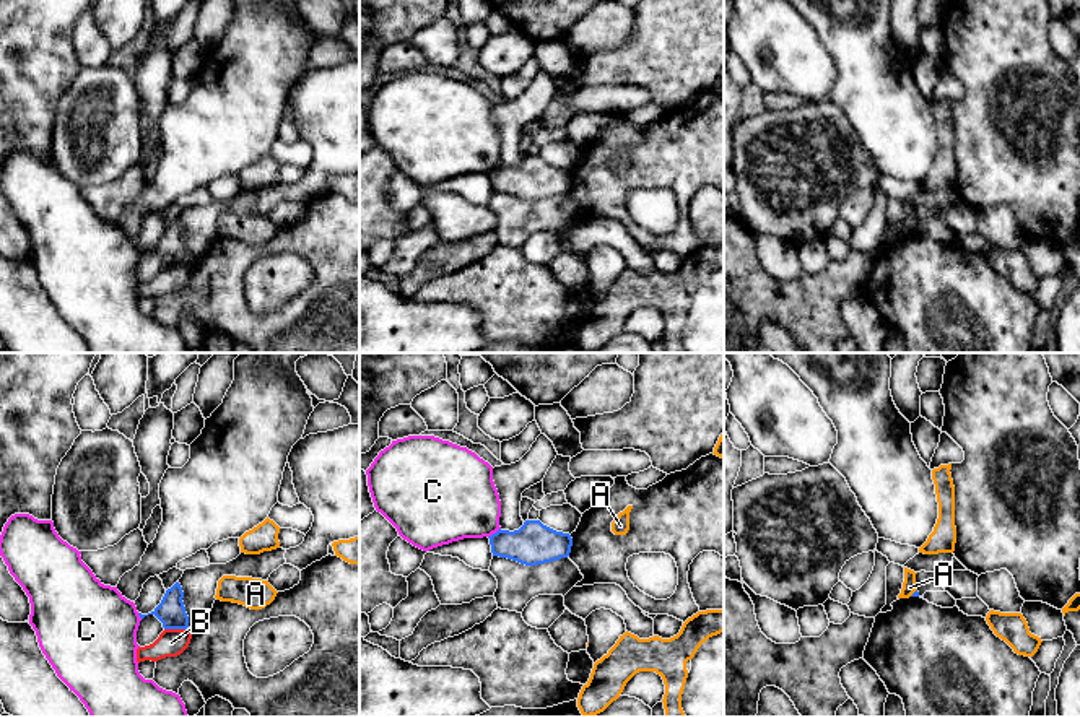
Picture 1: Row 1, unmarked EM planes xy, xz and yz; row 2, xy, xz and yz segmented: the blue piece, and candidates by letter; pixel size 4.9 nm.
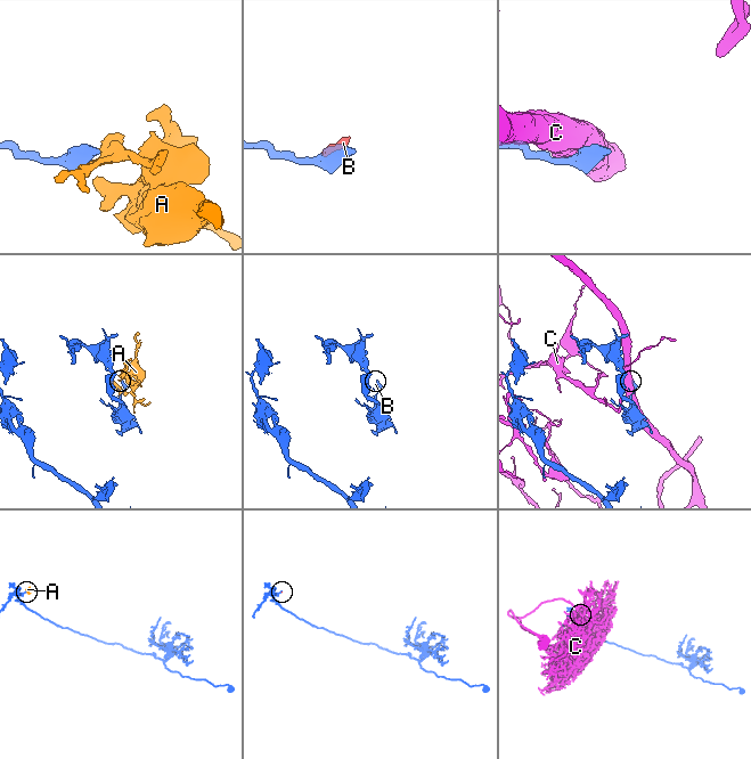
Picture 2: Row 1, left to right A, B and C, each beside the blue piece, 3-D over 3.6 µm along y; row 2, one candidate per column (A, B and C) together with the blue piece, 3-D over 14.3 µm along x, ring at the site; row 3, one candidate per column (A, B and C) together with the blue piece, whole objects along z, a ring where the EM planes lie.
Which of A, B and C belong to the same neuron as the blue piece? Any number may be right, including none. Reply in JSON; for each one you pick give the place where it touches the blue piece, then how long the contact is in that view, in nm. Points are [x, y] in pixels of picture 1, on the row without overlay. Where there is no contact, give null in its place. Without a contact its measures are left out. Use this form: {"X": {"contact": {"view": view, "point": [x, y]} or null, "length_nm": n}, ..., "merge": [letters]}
{"merge": []}

